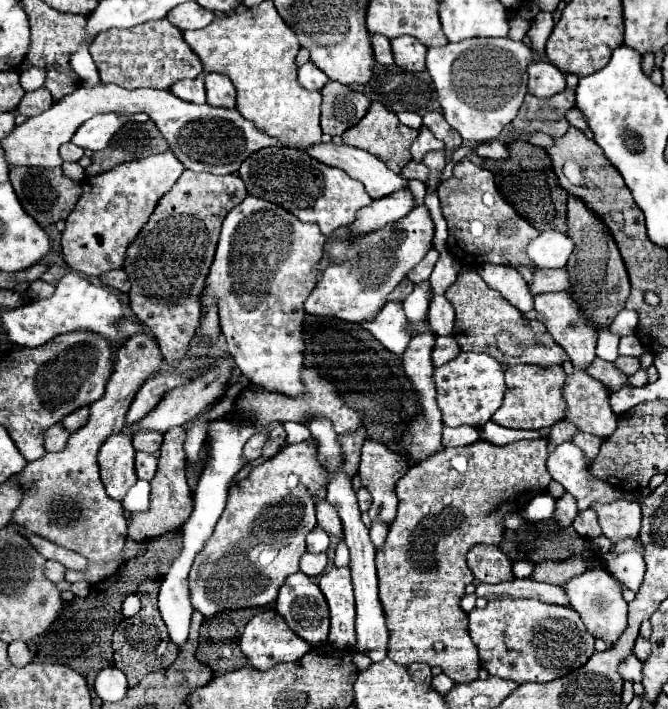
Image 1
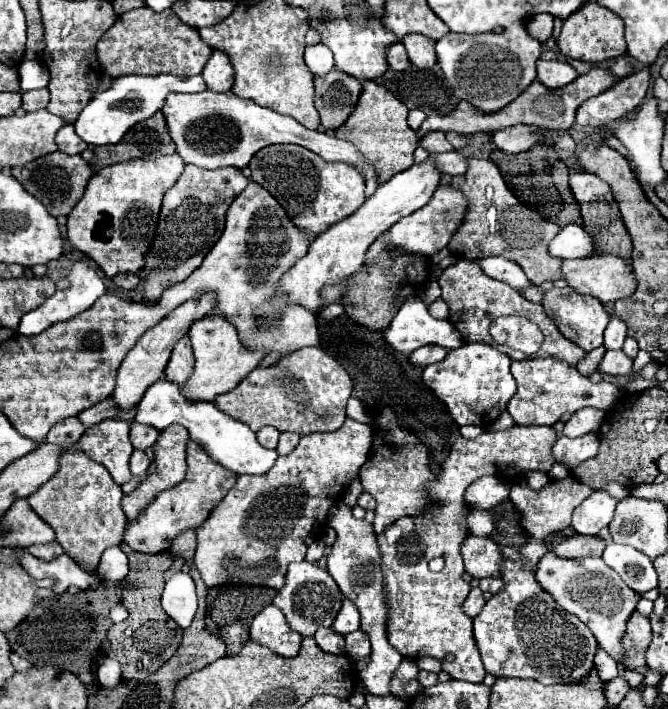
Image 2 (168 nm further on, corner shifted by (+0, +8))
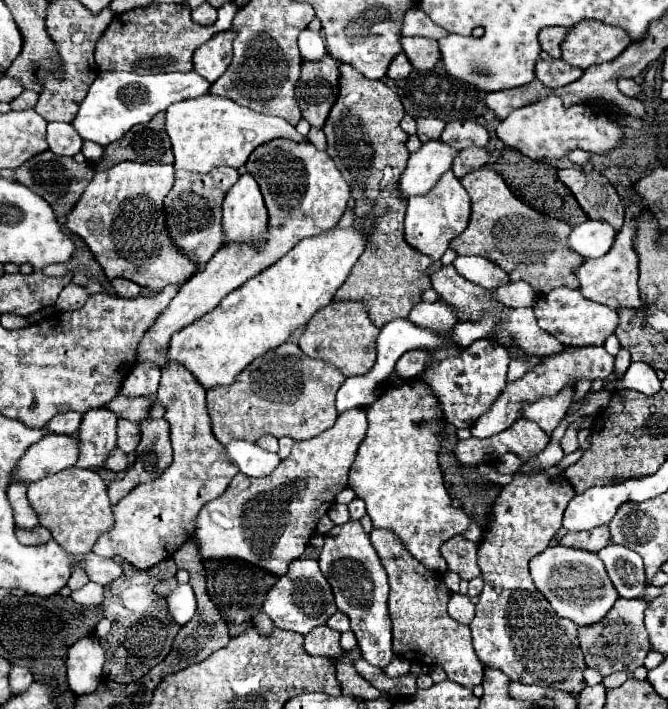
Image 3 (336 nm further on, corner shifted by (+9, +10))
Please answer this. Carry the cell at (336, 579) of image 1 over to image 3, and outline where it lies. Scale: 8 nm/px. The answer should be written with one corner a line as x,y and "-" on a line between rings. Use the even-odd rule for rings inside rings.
335,612
329,620
327,620
327,626
337,630
337,632
347,632
349,630
349,618
343,614
343,612

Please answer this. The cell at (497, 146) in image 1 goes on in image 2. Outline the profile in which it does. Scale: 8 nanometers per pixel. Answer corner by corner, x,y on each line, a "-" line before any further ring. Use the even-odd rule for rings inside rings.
512,126
512,128
504,128
504,130
494,132
492,140
494,140
498,150
518,154
522,150
528,150
536,142
542,142
540,132
542,130
530,128
530,126

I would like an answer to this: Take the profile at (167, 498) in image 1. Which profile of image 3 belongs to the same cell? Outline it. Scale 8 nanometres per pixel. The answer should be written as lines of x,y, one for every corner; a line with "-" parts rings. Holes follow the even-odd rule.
147,418
139,422
141,442
135,450
135,464
125,472
117,482
113,480
107,486
111,504
117,504
127,496
137,484
151,482
165,472
171,464
171,440
169,440
169,422
165,418

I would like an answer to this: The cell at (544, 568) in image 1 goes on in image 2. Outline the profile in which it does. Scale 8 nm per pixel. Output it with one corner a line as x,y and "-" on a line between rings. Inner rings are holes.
572,536
568,538
566,542
558,544
554,548
554,554
558,558
572,558
572,560
578,560
578,558
586,558
586,556
600,556
602,550
606,546
606,540
598,538
598,536

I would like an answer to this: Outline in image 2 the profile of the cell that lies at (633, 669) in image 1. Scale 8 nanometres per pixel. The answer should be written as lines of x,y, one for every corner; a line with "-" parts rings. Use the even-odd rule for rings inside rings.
548,552
538,562
536,580
548,594
552,594
552,598
558,604
564,606
564,610
578,616
592,630
592,634
598,640
598,646
604,648
618,666
622,666
622,660
626,658
622,634
626,632
626,624
632,612
636,610
638,604
636,592
628,588
626,582
602,562
602,558
566,560

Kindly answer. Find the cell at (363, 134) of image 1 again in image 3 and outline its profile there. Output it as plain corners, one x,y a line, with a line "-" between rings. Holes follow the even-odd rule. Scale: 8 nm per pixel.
339,64
339,96
323,128
327,136
327,154
351,188
355,216
367,214
375,220
375,228
371,228
365,252
337,290
335,300
361,300
377,328
383,328
383,324
391,320
407,318
409,310
421,302
421,294
431,288
431,256
415,252
403,236
407,200
397,190
397,182
409,160
409,150
405,146
409,136
399,126
403,114
403,104
389,86
381,80
365,78
349,64

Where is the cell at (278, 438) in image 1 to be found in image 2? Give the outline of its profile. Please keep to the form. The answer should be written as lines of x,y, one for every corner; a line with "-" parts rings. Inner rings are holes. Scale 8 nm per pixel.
282,432
282,434
280,434
280,442
278,442
276,452
278,452
280,456
288,454
288,450
290,450
290,448
294,448
294,446
298,444
298,440
300,440
300,436
298,436
298,434
294,434
294,432

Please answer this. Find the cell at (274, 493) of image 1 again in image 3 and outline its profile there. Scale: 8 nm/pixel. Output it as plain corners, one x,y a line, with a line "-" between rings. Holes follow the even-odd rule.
353,408
339,414
335,426
325,434
295,442
291,456
285,458
273,474
265,478
249,478
237,473
225,494
205,504
199,512
195,538
199,542
201,556
239,558
277,576
287,574
289,564
305,552
319,518
331,510
335,496
347,488
347,474
365,432
365,410

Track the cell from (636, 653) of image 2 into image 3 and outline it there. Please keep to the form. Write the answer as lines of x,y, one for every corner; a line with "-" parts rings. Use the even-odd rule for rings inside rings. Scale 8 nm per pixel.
619,598
609,610
609,614
601,618
601,622
579,628
579,646
583,650
587,668
595,668
599,670
601,676
609,676
619,670
625,670
627,674
631,674
635,668
643,666
643,660
651,650
649,634
643,624
645,608
647,608
647,602
641,598
633,598
633,600

